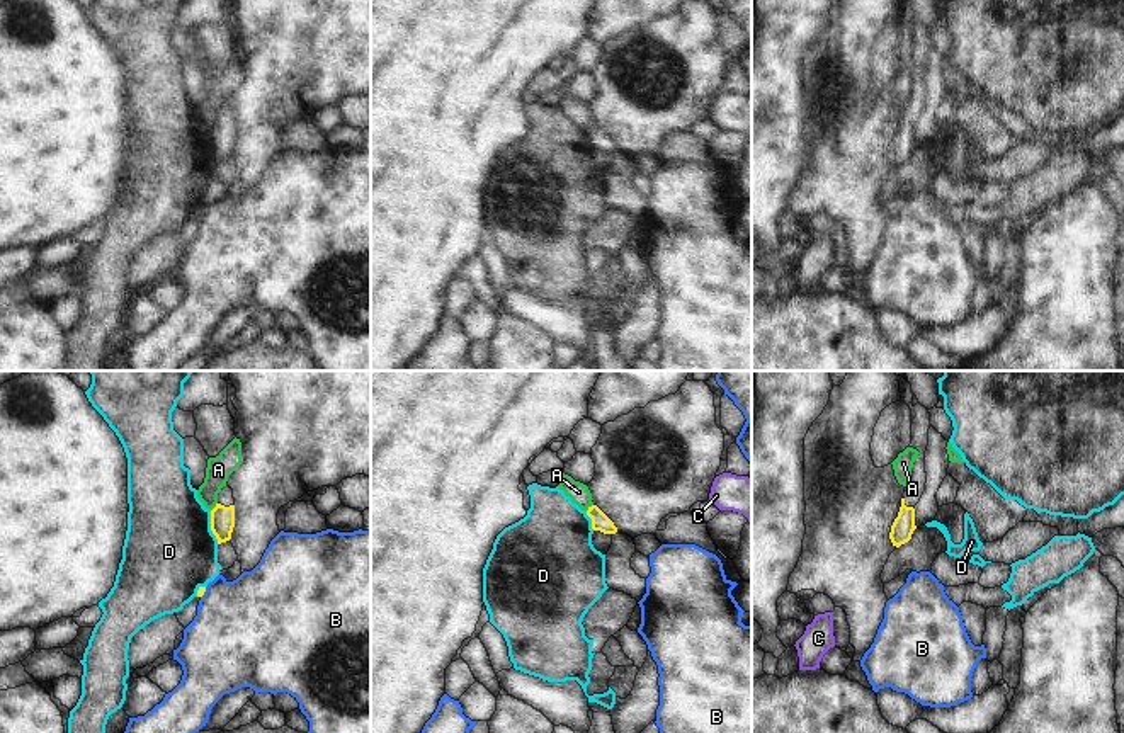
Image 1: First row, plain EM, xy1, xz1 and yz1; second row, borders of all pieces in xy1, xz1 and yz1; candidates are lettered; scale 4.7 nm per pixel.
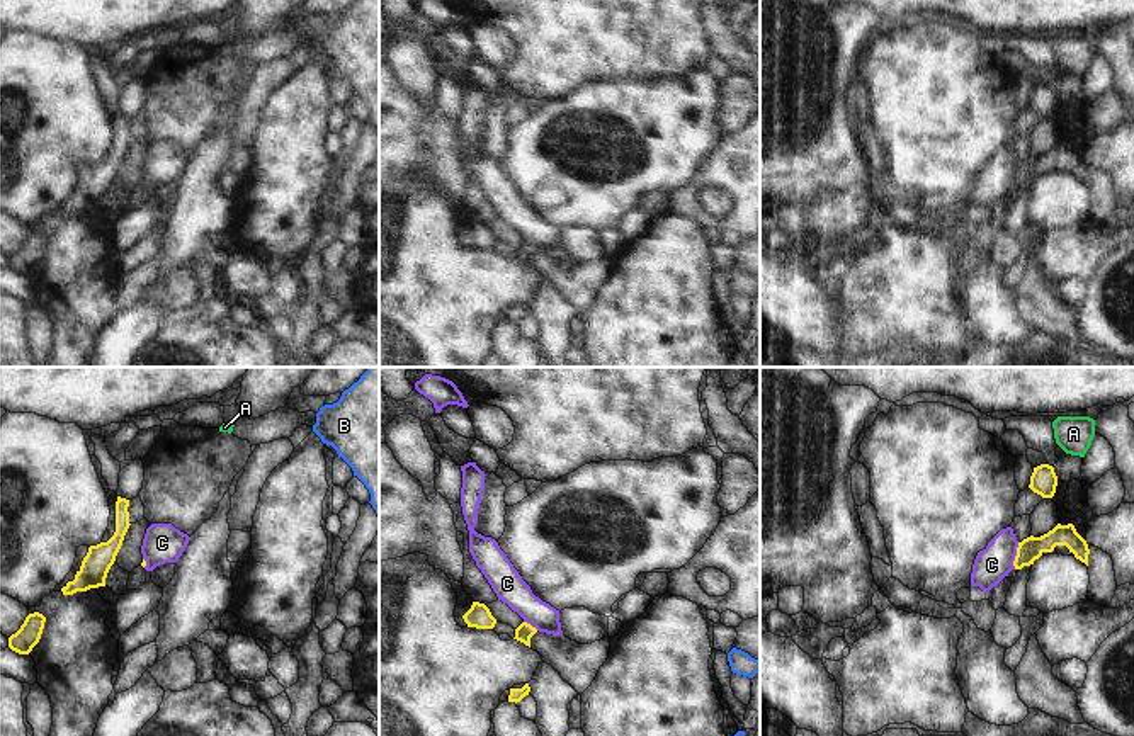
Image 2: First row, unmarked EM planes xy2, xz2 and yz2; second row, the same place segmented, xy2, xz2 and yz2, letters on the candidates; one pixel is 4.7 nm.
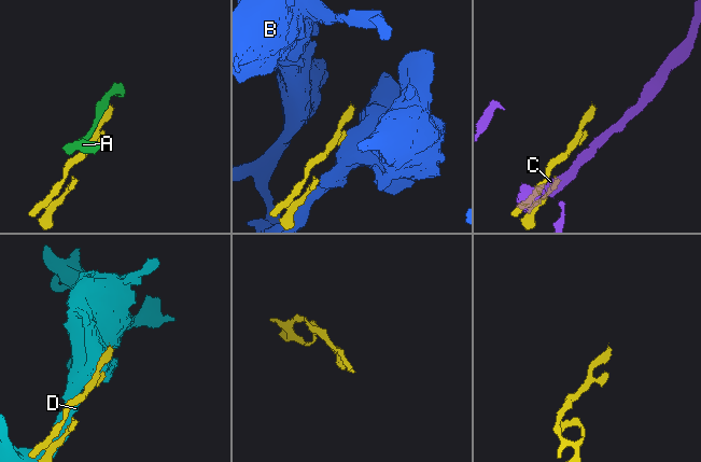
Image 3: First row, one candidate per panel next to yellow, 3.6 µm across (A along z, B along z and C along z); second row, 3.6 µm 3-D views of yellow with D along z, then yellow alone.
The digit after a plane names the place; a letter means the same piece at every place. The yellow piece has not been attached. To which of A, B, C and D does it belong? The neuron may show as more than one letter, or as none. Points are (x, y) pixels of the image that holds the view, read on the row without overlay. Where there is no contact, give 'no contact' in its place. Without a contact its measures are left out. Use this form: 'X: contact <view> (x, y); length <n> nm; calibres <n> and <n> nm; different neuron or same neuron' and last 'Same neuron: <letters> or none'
A: contact xz1 (589, 126); length 50 nm; calibres 80 and 90 nm; different neuron
B: contact xy1 (204, 210); length 60 nm; calibres 40 and 460 nm; different neuron
C: contact yz2 (1015, 175); length 130 nm; calibres 110 and 170 nm; different neuron
D: contact xy1 (211, 147); length 170 nm; calibres 110 and 440 nm; different neuron
Same neuron: none

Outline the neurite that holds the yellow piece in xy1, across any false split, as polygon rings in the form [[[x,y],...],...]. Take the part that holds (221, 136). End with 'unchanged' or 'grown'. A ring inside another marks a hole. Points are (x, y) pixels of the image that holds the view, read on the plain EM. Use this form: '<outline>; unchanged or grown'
[[[226,104],[218,112],[218,122],[211,129],[211,150],[218,158],[218,163],[231,158],[235,146],[235,117],[233,109]]]; grown

